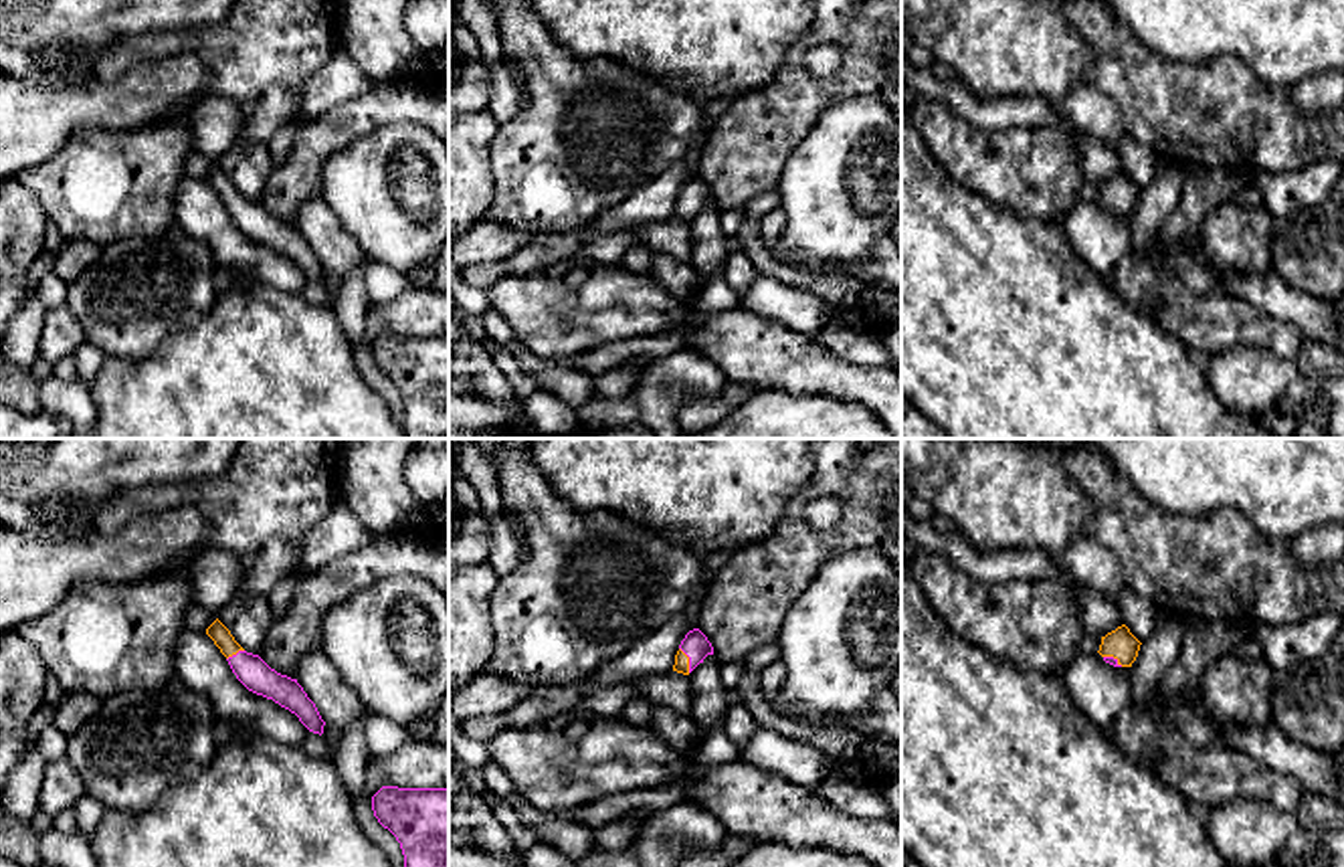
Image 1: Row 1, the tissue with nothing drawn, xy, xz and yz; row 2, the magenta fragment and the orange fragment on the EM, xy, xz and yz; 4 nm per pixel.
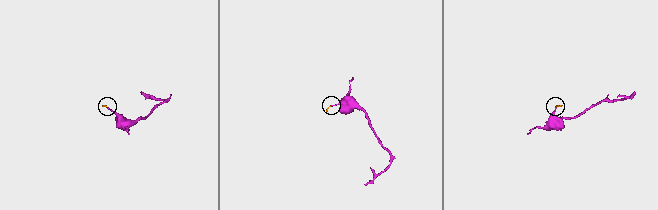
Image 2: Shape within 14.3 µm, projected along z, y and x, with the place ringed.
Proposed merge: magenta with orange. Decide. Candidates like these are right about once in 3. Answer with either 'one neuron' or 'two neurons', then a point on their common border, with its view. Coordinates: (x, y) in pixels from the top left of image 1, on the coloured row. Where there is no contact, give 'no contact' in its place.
one neuron; meets magenta in xz at (690, 659)

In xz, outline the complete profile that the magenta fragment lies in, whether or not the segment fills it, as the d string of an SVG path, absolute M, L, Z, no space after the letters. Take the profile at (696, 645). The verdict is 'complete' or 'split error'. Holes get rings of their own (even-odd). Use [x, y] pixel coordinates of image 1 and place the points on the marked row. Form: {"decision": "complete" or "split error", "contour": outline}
{"decision": "split error", "contour": "M693 629L679 645L673 671L689 675L707 655L713 655L711 643L699 629Z"}

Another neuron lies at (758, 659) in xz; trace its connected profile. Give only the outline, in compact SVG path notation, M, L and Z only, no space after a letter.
M768 643L748 653L748 657L742 663L748 671L762 673L768 665L776 661L780 661L780 647L778 643Z

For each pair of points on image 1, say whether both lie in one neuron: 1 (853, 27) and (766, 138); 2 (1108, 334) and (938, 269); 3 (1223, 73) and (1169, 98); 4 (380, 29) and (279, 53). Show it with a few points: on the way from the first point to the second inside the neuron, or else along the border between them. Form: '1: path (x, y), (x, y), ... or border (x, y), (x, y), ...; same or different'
1: path (853, 59), (831, 89), (799, 106); same
2: path (1066, 334), (1003, 334), (981, 312); same
3: path (1209, 87), (1199, 98), (1183, 98); same
4: border (340, 21), (338, 43); different

